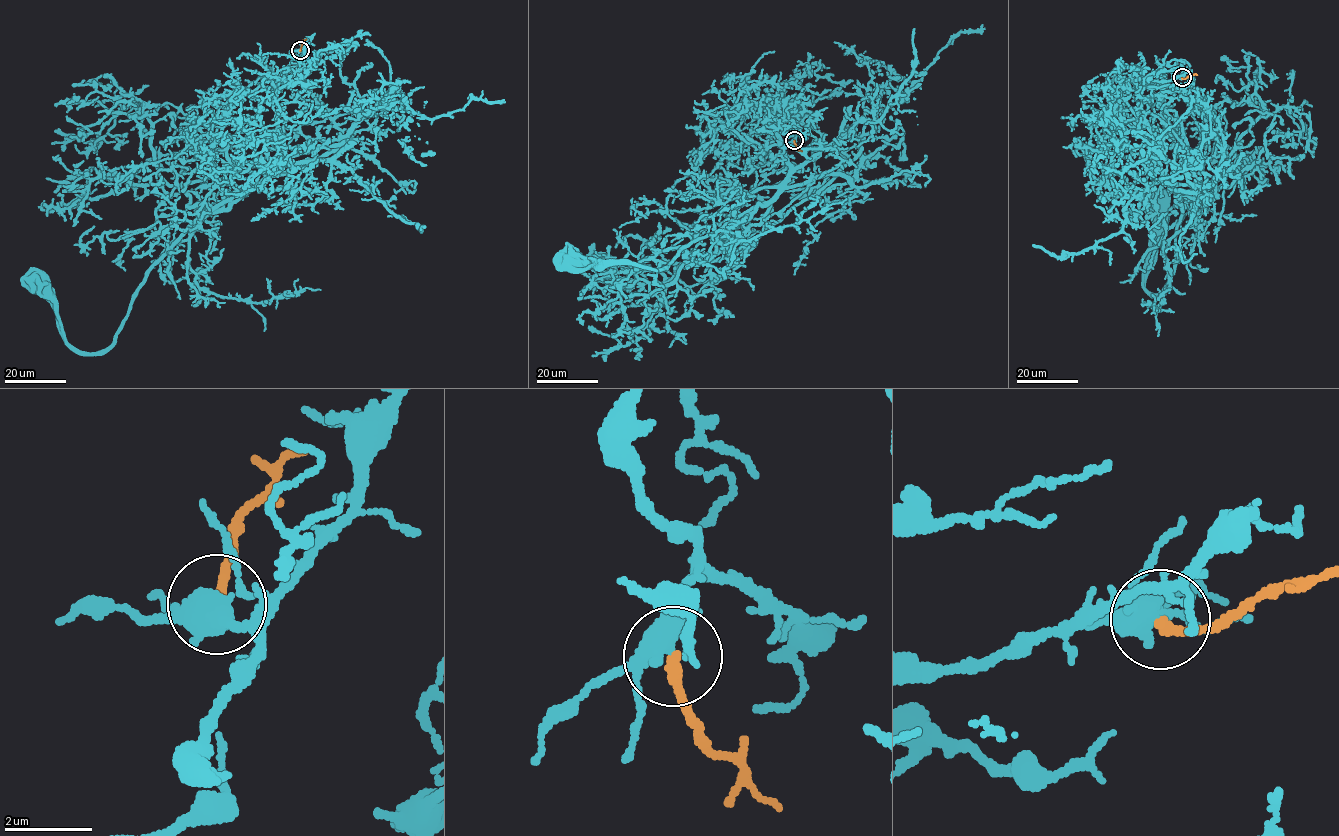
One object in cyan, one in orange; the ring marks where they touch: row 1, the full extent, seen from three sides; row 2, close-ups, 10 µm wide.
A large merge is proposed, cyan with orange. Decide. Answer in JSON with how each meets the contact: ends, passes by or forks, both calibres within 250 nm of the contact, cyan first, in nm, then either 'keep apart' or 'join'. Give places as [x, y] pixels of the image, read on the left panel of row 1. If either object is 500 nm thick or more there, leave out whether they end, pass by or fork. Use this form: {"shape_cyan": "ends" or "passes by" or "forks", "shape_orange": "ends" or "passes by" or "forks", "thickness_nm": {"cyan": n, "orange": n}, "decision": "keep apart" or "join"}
{"shape_cyan": "forks", "shape_orange": "ends", "thickness_nm": {"cyan": 400, "orange": 240}, "decision": "keep apart"}

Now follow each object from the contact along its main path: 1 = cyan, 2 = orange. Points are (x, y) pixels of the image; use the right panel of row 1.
1: (1181, 78), (1151, 80), (1138, 92), (1139, 132), (1183, 209), (1174, 272), (1151, 293), (1142, 272), (1160, 203)
2: (1181, 78), (1197, 75)

